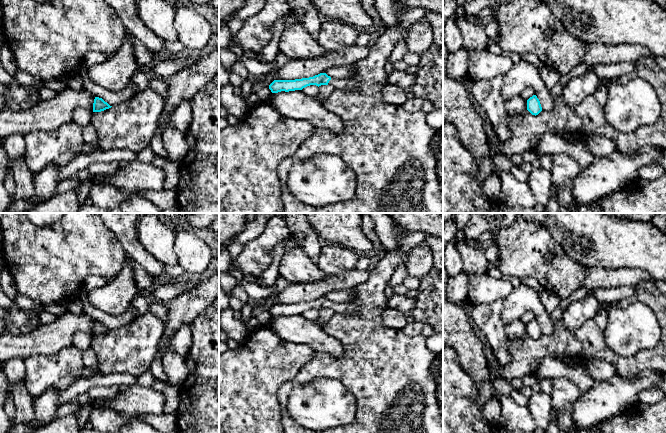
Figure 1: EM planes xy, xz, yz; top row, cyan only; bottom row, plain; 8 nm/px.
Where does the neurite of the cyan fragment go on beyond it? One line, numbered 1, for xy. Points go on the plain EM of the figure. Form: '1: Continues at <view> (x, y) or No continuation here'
1: No continuation here

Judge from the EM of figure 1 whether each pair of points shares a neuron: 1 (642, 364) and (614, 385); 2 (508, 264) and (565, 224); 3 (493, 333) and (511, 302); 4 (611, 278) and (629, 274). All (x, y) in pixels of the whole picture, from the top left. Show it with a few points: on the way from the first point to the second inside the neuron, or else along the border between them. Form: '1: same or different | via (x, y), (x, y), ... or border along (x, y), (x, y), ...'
1: different | border along (645, 369), (628, 378), (615, 374)
2: different | border along (545, 228), (565, 253)
3: different | border along (502, 300), (502, 322), (505, 325)
4: same | via (615, 278), (625, 276)

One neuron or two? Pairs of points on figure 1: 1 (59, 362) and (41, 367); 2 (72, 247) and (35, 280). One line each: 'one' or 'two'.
1: one
2: one

